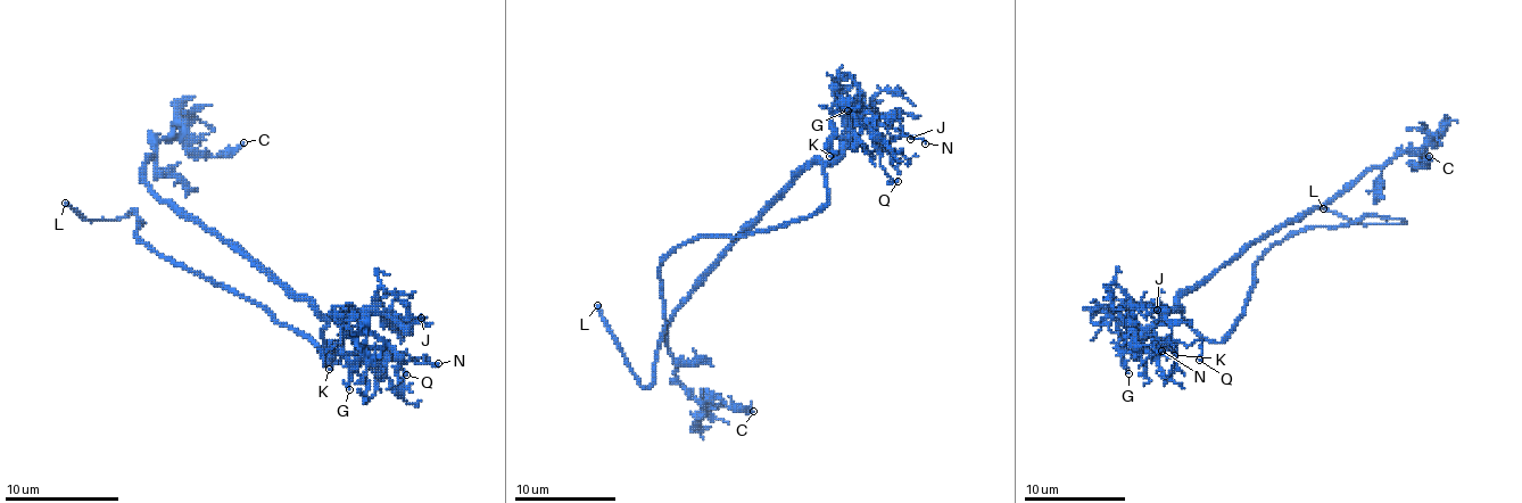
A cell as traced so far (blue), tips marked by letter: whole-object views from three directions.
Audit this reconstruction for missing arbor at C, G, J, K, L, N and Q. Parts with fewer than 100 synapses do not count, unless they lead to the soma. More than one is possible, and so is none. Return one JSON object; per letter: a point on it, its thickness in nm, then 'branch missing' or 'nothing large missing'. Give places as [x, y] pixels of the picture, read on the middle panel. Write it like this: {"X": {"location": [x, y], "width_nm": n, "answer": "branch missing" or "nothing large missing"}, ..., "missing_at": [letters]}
{"C": {"location": [753, 411], "width_nm": 340, "answer": "nothing large missing"}, "G": {"location": [848, 110], "width_nm": 110, "answer": "nothing large missing"}, "J": {"location": [910, 139], "width_nm": 170, "answer": "nothing large missing"}, "K": {"location": [829, 156], "width_nm": 80, "answer": "nothing large missing"}, "L": {"location": [597, 305], "width_nm": 190, "answer": "branch missing"}, "N": {"location": [925, 143], "width_nm": 120, "answer": "nothing large missing"}, "Q": {"location": [898, 181], "width_nm": 150, "answer": "nothing large missing"}, "missing_at": ["L"]}

